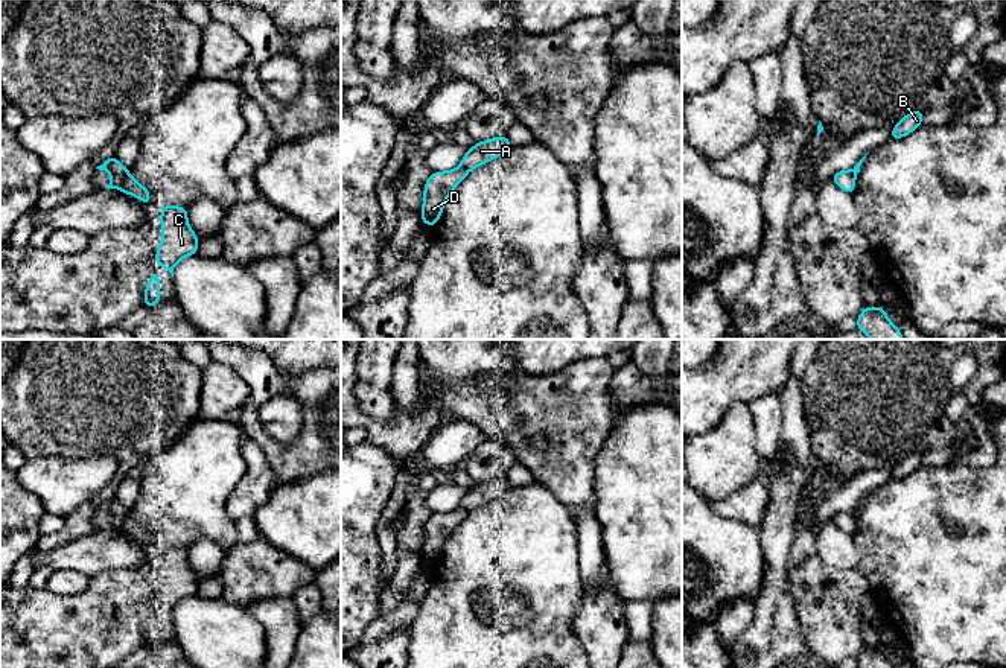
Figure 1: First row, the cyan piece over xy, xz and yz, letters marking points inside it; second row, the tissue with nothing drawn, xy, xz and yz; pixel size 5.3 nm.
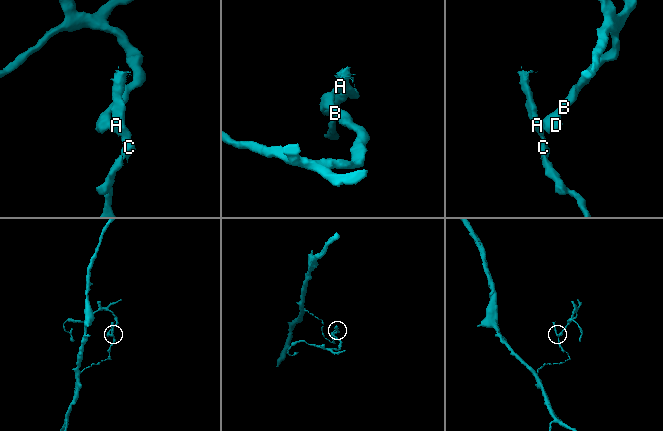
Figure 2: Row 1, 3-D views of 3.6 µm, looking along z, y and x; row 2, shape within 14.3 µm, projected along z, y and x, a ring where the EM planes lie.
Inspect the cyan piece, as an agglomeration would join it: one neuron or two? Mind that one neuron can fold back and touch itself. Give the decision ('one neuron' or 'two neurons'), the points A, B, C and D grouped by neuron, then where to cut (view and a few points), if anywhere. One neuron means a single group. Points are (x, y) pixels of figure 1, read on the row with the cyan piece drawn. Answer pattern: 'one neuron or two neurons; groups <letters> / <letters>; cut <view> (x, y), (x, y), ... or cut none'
two neurons; groups A C / B D; cut xy (128, 171), (117, 187)

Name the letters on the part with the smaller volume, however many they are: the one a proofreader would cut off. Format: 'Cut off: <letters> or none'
Cut off: B, D

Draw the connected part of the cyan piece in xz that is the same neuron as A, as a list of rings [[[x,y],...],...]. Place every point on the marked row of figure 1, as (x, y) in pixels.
[[[507,135],[493,137],[490,140],[484,140],[475,143],[472,149],[466,151],[460,166],[472,170],[489,163],[493,158],[505,154],[511,148],[511,143]]]

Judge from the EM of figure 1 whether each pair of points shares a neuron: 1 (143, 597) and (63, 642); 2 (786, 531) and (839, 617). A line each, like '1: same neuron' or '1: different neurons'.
1: same neuron
2: different neurons

